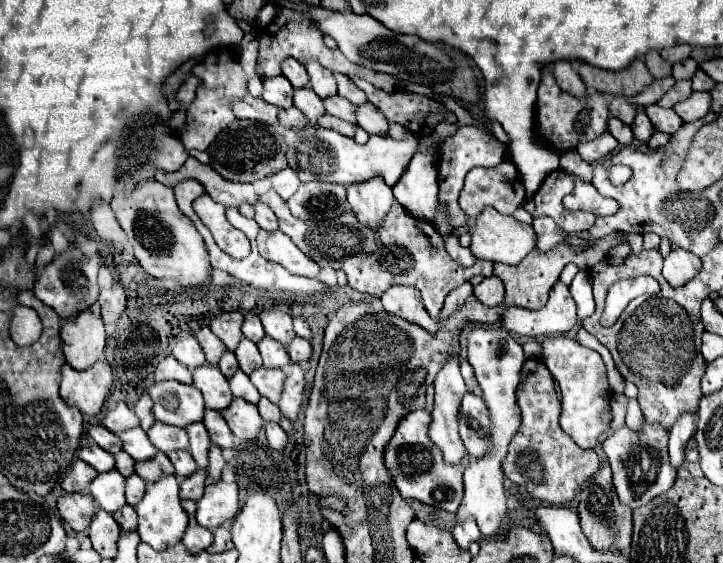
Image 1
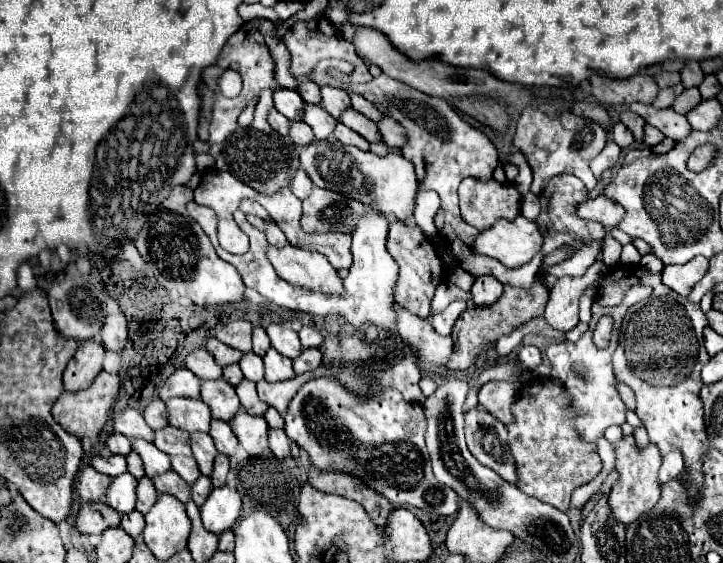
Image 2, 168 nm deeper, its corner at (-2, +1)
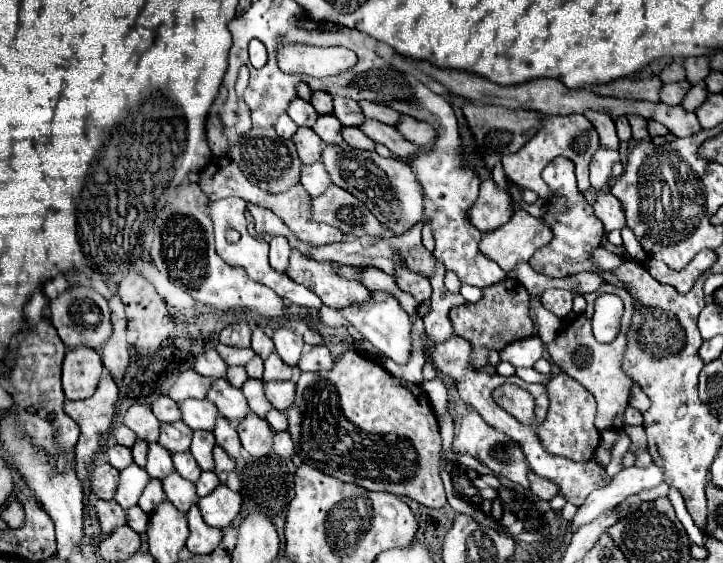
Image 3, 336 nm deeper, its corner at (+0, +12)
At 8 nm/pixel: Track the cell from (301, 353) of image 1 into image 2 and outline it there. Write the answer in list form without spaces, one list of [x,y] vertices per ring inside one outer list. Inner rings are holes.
[[[305,349],[295,361],[293,361],[293,369],[297,375],[307,373],[307,371],[315,371],[317,367],[323,365],[323,355],[319,349]]]

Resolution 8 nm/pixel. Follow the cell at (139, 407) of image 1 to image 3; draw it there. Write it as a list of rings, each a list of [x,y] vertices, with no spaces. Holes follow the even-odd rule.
[[[159,396],[151,404],[151,410],[157,416],[157,420],[161,420],[161,422],[177,422],[181,418],[177,404],[169,396]]]

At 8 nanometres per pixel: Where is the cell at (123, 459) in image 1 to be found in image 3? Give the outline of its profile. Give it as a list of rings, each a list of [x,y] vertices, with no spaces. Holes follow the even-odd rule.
[[[137,440],[131,450],[133,450],[133,462],[143,468],[145,466],[145,460],[147,460],[147,442]]]

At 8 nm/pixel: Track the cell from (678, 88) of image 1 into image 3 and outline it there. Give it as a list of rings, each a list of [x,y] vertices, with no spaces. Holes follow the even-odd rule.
[[[699,82],[699,84],[693,84],[691,88],[689,88],[689,92],[685,94],[685,98],[681,100],[681,106],[685,108],[685,110],[697,110],[703,102],[705,102],[705,98],[707,98],[707,86],[705,86],[705,82]]]

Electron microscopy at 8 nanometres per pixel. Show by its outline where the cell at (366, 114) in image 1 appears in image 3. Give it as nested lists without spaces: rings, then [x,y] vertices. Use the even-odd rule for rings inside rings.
[[[401,116],[399,122],[395,124],[395,128],[401,132],[401,136],[405,136],[405,140],[409,140],[421,148],[425,148],[427,144],[433,144],[433,140],[435,140],[435,128],[425,122],[413,120],[411,116]]]

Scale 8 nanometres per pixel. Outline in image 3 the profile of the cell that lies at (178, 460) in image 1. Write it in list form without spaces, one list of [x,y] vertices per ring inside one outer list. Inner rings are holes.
[[[173,452],[171,456],[173,456],[175,470],[177,470],[183,478],[187,478],[187,480],[191,480],[191,482],[197,482],[197,480],[199,480],[201,468],[199,468],[199,464],[195,462],[195,458],[191,456],[191,452]]]

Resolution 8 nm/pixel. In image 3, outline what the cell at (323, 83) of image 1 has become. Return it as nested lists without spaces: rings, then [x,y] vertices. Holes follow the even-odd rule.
[[[333,96],[333,114],[343,126],[359,126],[363,122],[363,112],[359,104],[345,96]]]

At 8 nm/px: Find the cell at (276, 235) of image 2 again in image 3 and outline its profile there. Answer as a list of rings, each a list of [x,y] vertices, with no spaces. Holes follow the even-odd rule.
[[[271,236],[271,252],[269,252],[269,262],[271,266],[277,270],[277,272],[285,272],[287,268],[287,262],[289,262],[289,252],[291,252],[291,246],[287,242],[285,236]]]

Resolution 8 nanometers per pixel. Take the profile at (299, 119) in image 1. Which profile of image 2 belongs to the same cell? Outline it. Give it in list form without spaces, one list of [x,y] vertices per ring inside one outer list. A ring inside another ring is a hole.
[[[297,121],[297,123],[291,123],[291,139],[299,145],[299,147],[305,147],[305,145],[311,145],[315,141],[313,137],[313,131],[307,123],[303,121]]]

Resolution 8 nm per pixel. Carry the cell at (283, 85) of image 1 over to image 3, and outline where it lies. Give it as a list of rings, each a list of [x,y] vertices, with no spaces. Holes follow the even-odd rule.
[[[293,98],[289,108],[287,108],[287,114],[291,116],[291,120],[297,124],[297,126],[313,126],[315,124],[315,108],[307,102],[307,100],[301,100],[301,98]]]

